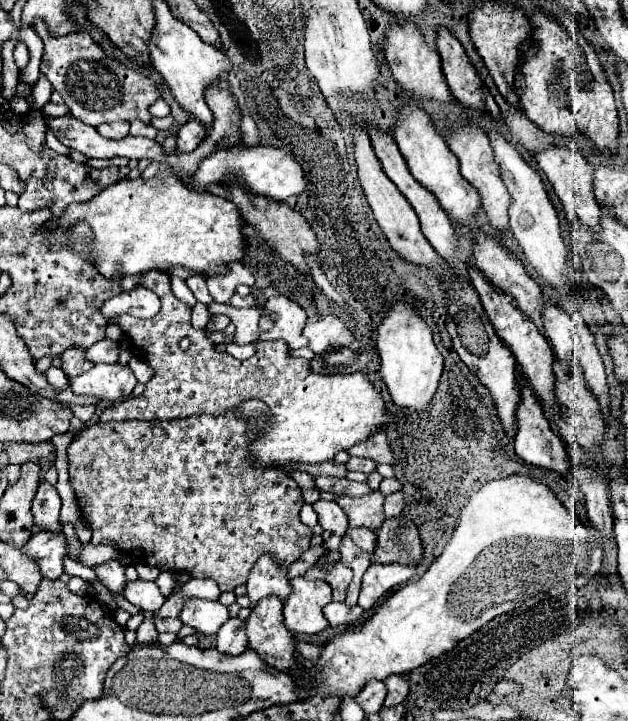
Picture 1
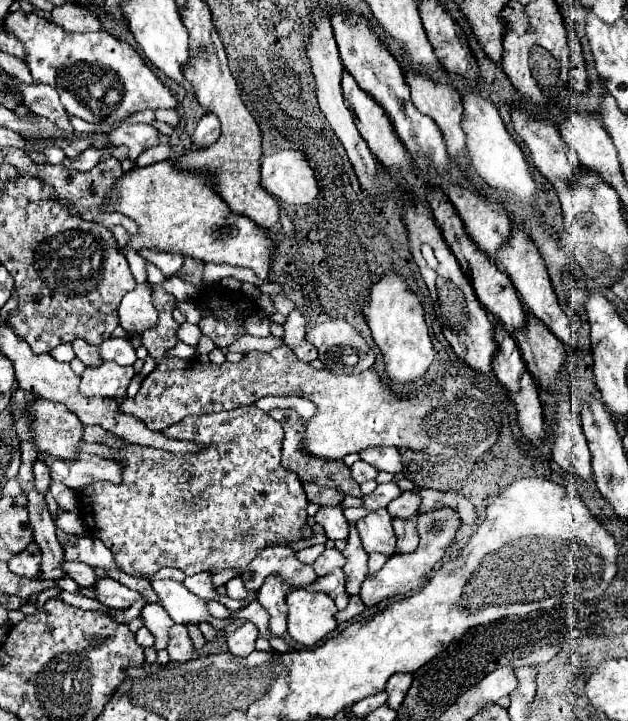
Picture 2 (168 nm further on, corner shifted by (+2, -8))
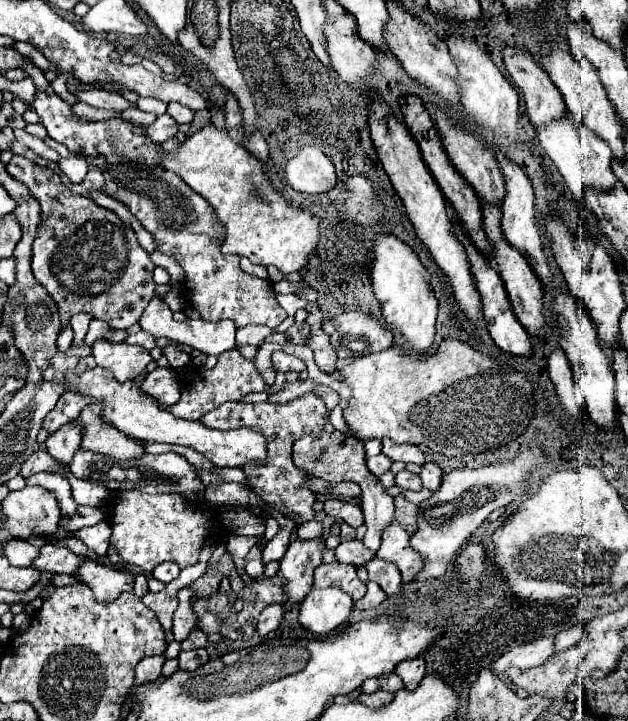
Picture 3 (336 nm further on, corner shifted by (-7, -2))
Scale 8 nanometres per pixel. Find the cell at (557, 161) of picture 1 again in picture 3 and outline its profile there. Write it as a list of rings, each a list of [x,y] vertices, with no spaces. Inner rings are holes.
[[[506,48],[504,64],[512,84],[524,94],[526,112],[534,128],[548,126],[550,122],[566,116],[566,106],[560,92],[552,84],[550,76],[536,66],[530,54],[518,54],[514,48]]]

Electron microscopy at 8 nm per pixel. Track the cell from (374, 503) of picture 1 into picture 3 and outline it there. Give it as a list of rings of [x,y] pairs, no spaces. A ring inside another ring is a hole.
[[[396,518],[390,522],[390,526],[386,526],[384,534],[382,534],[382,546],[376,554],[382,560],[390,560],[398,566],[398,570],[402,572],[402,580],[404,582],[412,582],[420,570],[422,570],[422,558],[420,554],[410,546],[410,534],[406,530],[402,530],[400,522],[396,522]]]

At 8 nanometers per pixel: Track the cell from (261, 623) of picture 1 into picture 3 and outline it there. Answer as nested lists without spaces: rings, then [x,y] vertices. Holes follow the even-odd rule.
[[[294,540],[284,558],[280,560],[278,578],[284,580],[282,588],[288,594],[288,604],[300,604],[312,588],[314,570],[322,564],[324,540]]]

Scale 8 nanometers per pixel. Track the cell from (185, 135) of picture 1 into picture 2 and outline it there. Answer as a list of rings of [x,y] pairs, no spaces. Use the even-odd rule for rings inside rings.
[[[211,112],[205,114],[201,118],[201,122],[197,124],[195,128],[195,134],[193,134],[193,142],[199,144],[199,146],[209,146],[213,142],[219,140],[219,134],[221,134],[221,122],[217,116],[213,116]]]

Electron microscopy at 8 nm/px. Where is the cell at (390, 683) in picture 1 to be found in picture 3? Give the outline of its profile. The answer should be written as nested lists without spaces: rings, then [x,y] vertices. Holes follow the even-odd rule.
[[[424,658],[406,660],[406,662],[398,664],[394,672],[402,678],[406,690],[414,690],[420,684],[420,680],[424,678],[424,674],[426,674],[426,670],[424,670]]]

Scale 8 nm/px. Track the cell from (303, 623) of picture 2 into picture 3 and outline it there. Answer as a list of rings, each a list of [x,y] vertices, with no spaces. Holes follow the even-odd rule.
[[[312,588],[300,604],[300,624],[304,630],[326,636],[344,624],[352,612],[352,596],[338,588]]]

